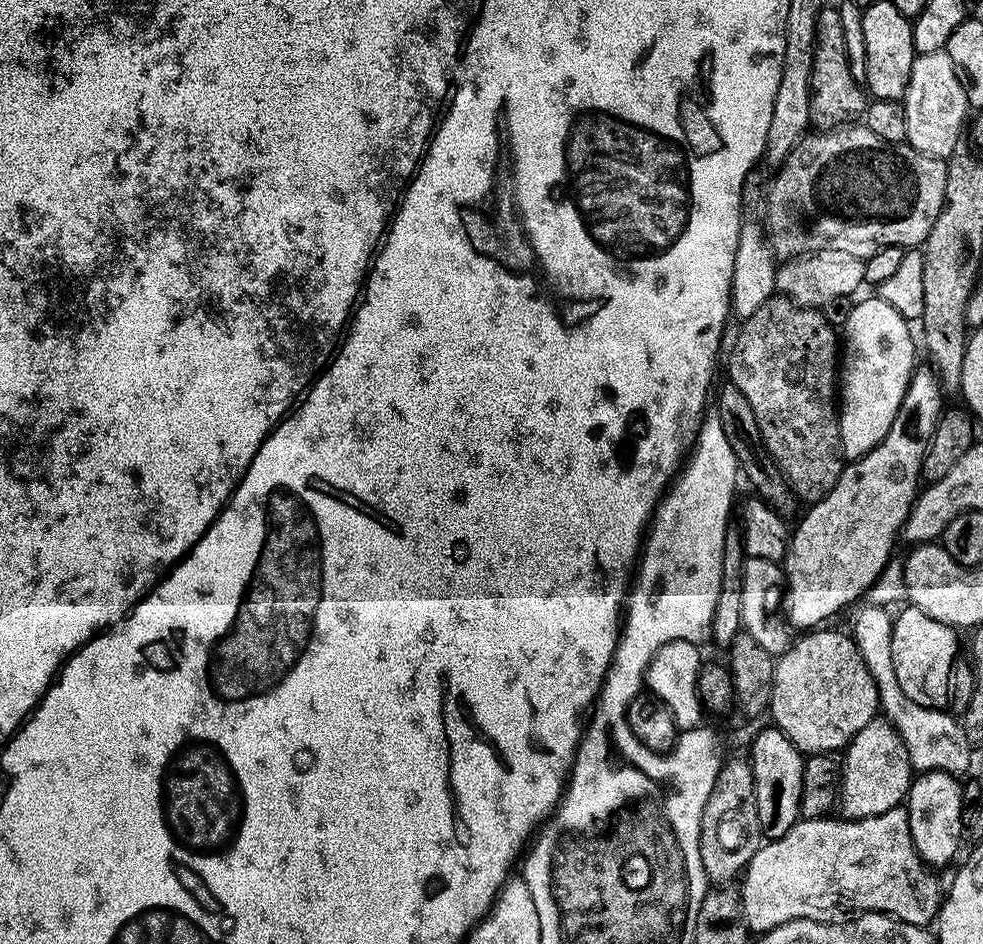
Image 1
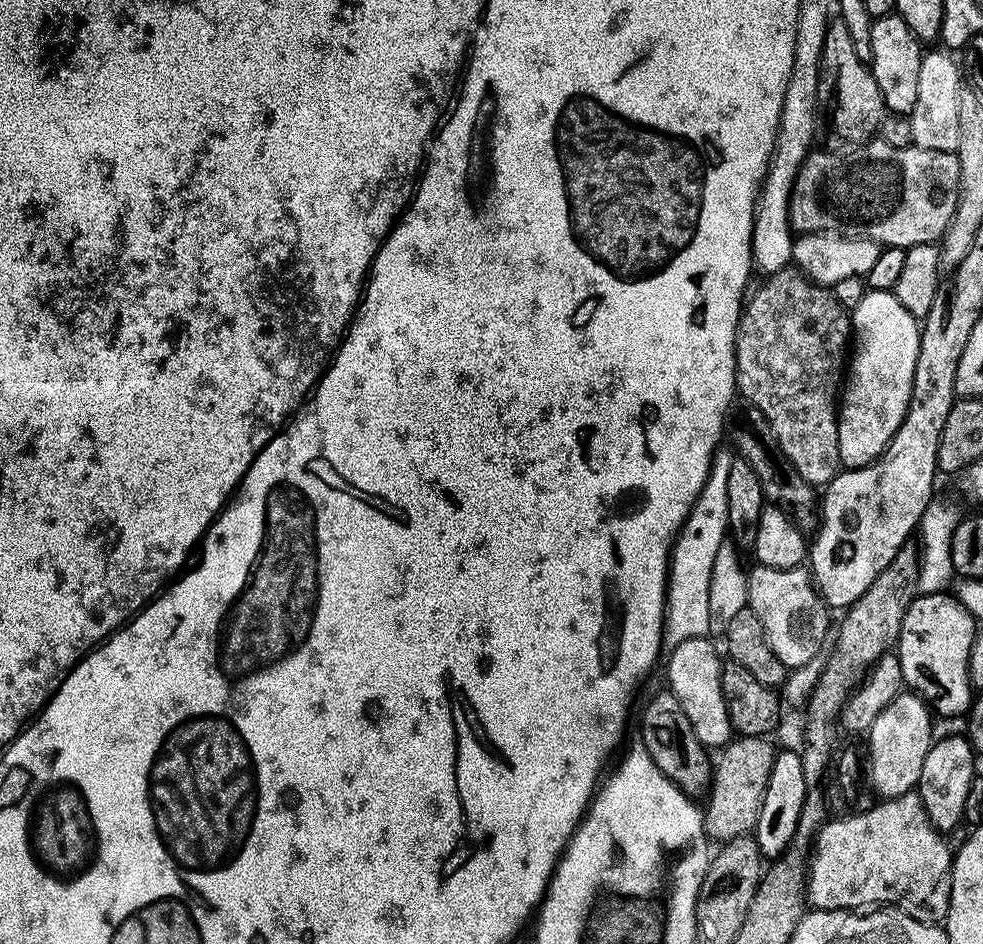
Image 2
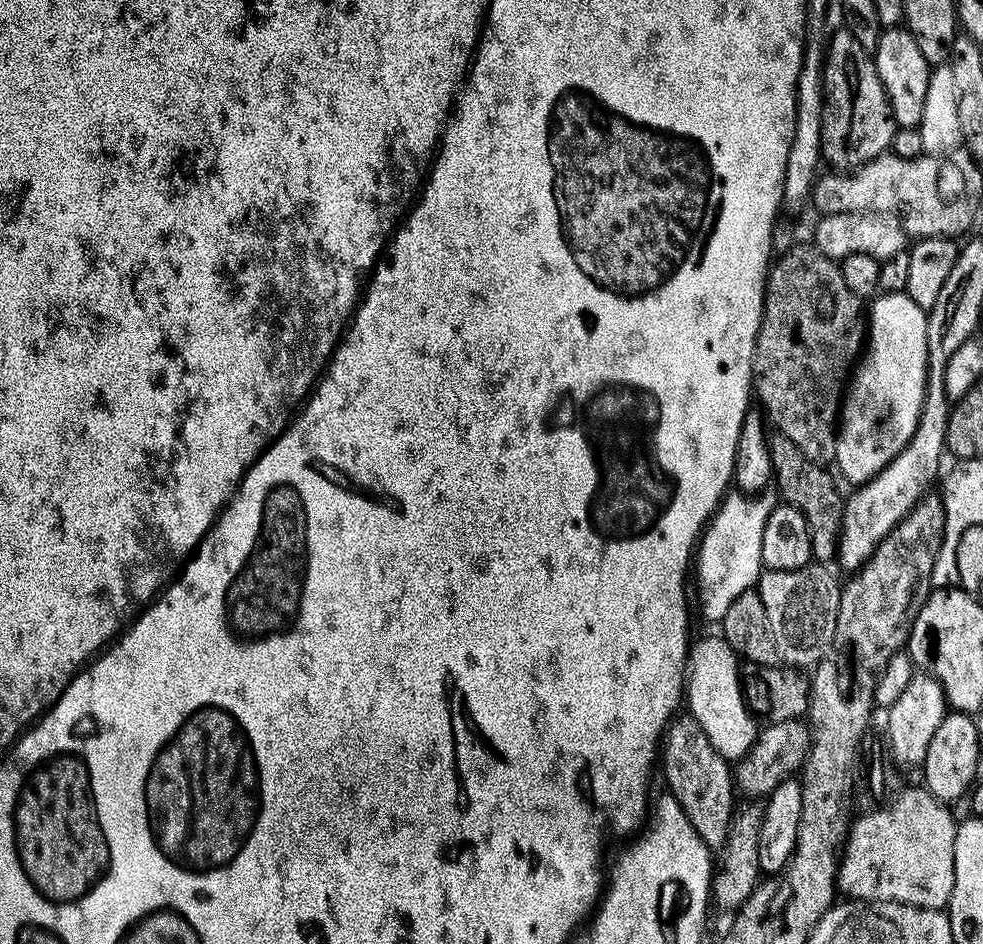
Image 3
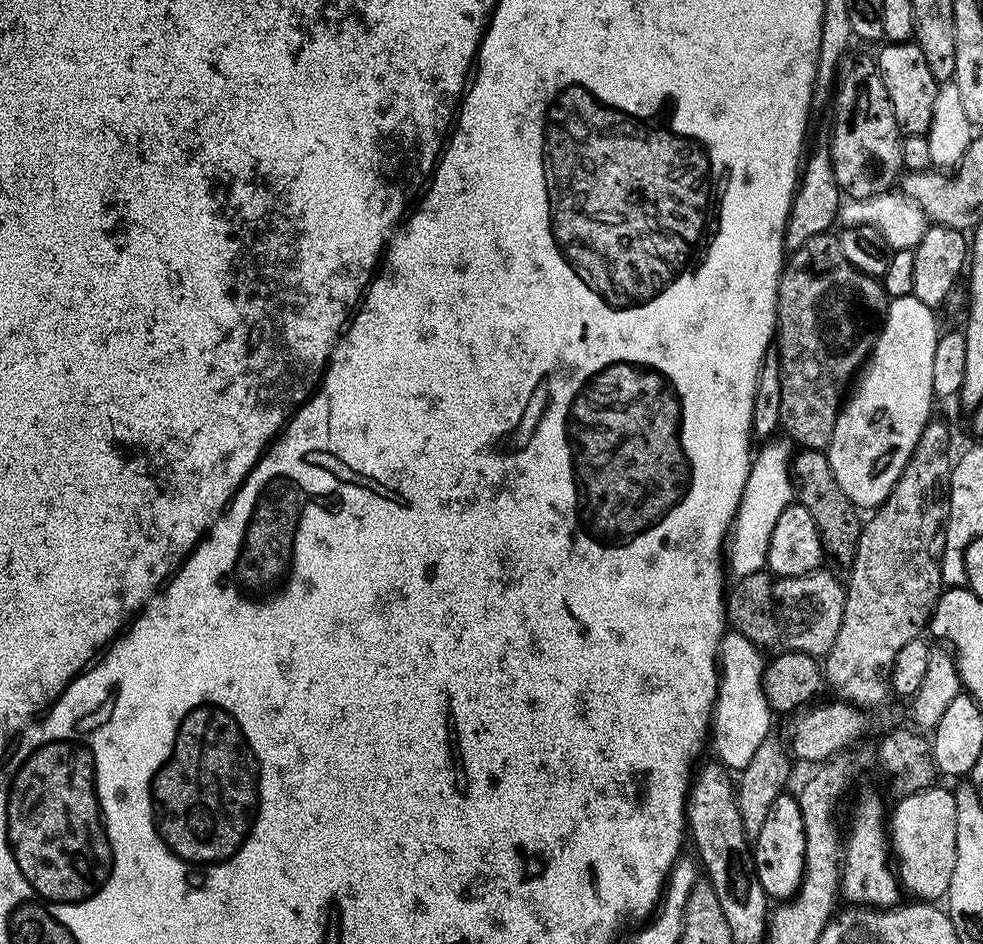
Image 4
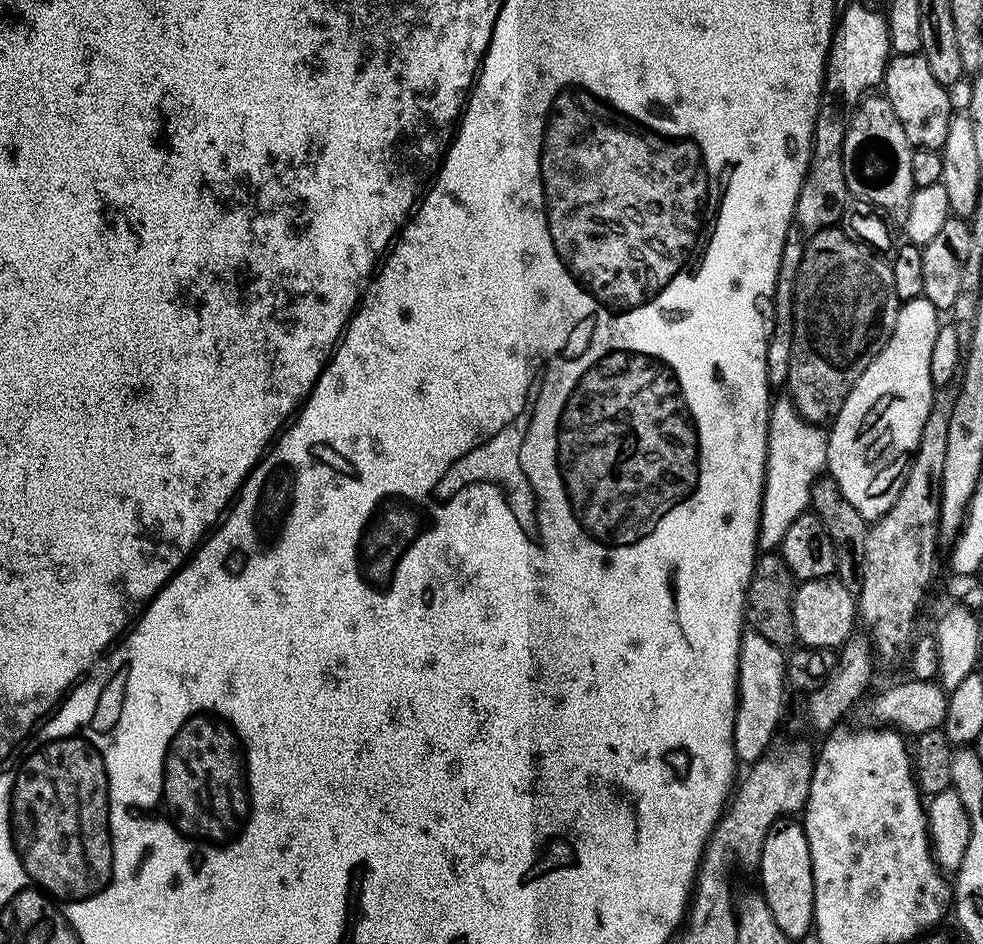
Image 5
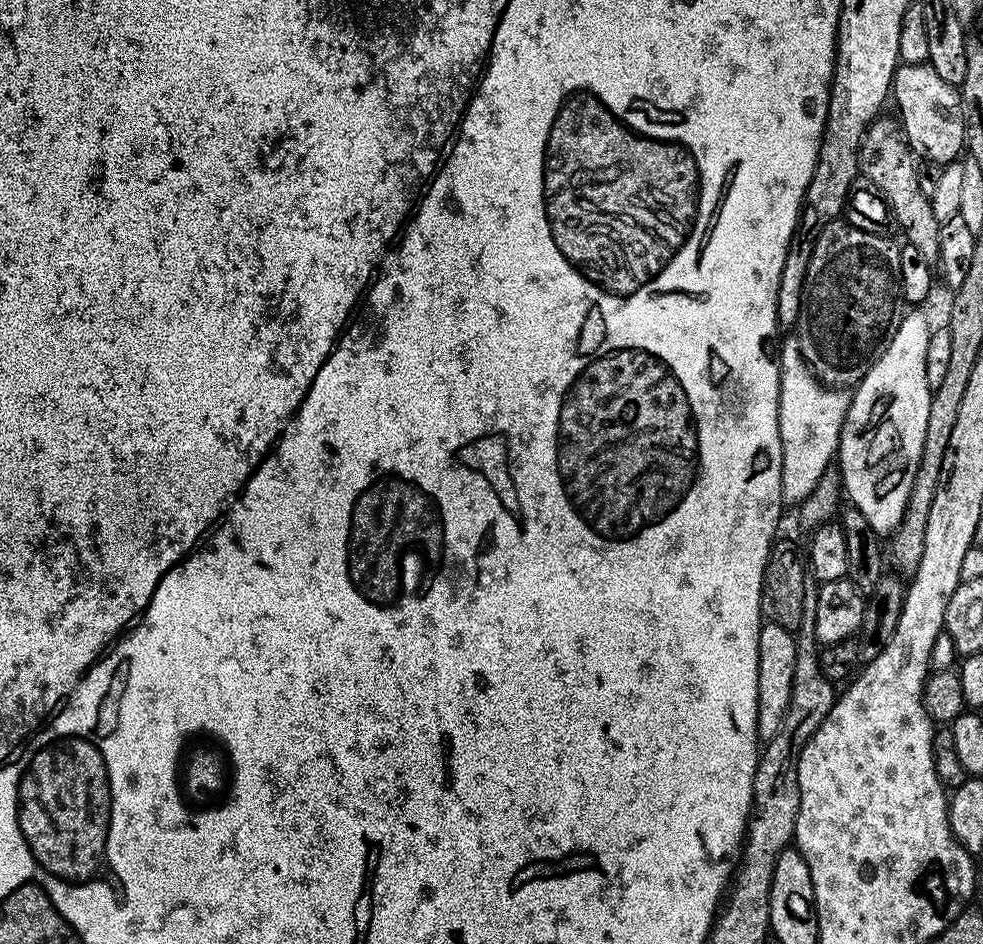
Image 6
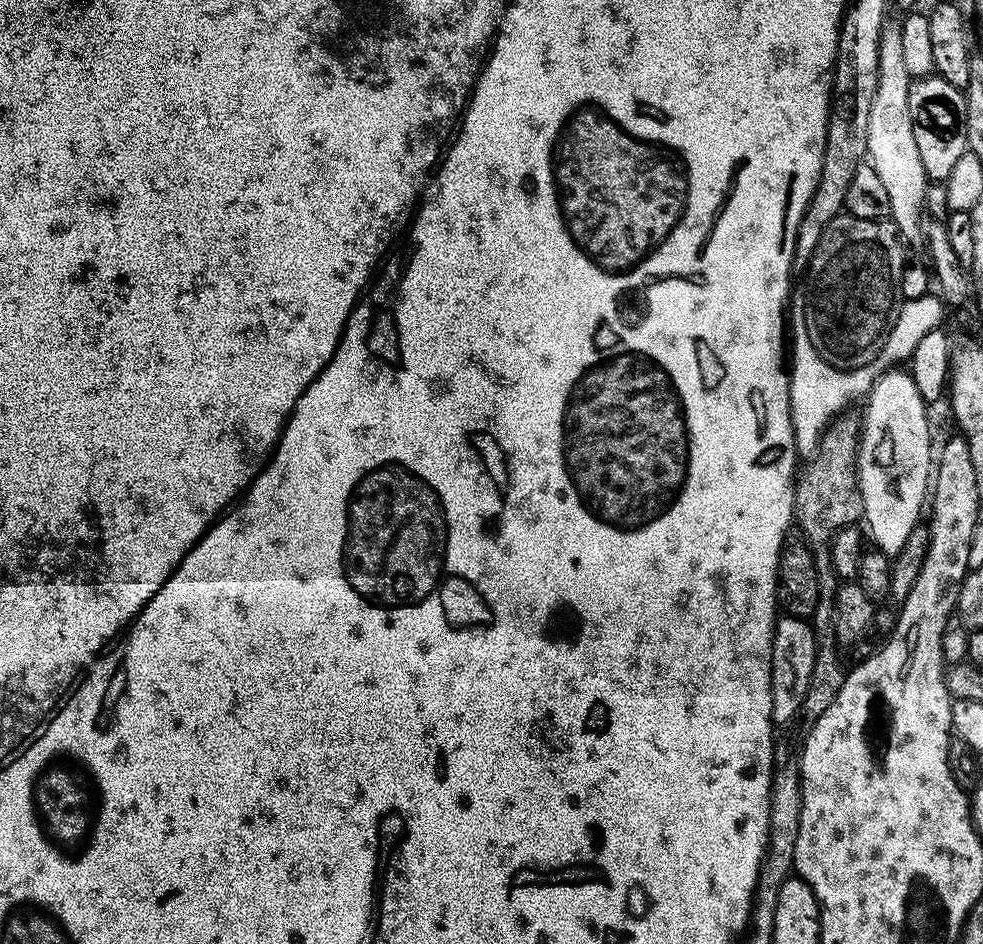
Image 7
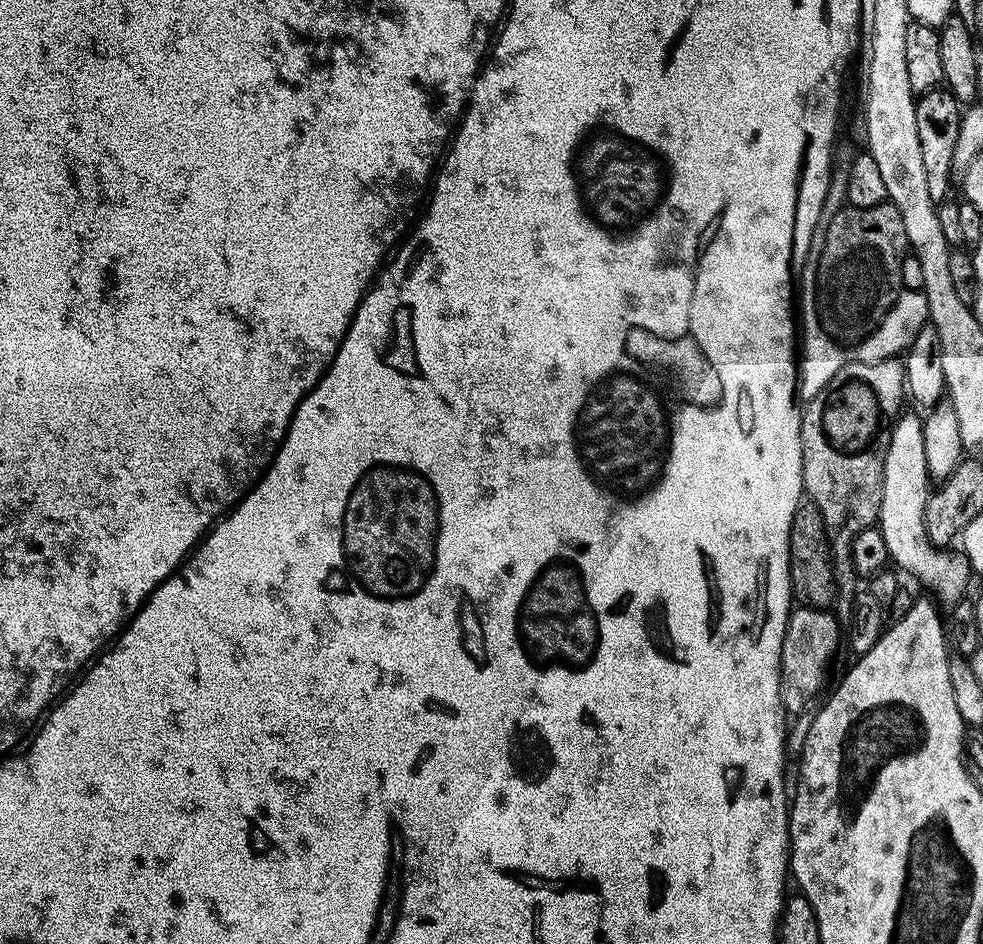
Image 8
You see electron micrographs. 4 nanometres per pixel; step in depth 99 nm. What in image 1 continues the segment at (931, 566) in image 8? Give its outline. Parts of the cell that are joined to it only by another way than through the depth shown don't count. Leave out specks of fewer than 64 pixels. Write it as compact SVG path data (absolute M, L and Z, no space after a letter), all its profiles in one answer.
M860 300L848 312L848 321L842 328L842 363L838 368L838 411L840 413L840 449L849 461L865 456L874 446L886 438L890 426L894 426L894 418L898 414L898 406L902 406L902 398L906 394L906 386L910 382L917 367L916 344L912 341L909 321L894 310L885 300Z

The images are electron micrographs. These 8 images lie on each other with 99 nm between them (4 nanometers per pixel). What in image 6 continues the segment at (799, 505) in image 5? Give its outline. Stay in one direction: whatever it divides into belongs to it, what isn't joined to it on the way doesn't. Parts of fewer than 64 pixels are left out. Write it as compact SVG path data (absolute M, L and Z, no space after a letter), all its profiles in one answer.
M788 334L784 345L778 348L780 366L780 409L778 410L778 426L782 438L782 494L788 506L799 506L804 499L818 486L822 474L826 474L837 459L840 450L840 435L846 422L846 414L852 405L852 392L842 388L830 388L820 383L812 374L811 368L802 358L800 337Z

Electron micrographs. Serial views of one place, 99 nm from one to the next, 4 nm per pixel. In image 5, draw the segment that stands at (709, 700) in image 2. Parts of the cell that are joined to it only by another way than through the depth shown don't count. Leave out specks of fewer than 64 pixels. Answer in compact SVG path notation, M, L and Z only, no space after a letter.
M748 630L740 640L740 668L736 671L734 750L737 761L755 762L769 751L768 743L780 724L786 691L786 652L770 638Z

